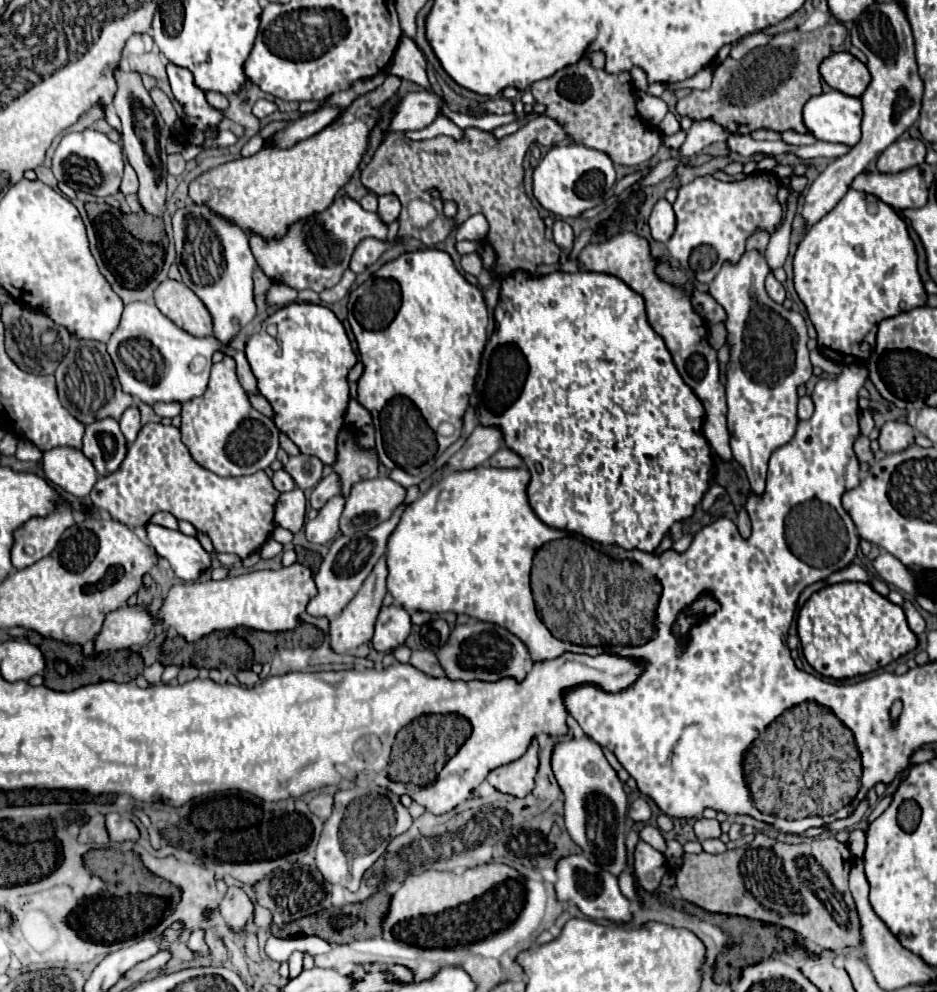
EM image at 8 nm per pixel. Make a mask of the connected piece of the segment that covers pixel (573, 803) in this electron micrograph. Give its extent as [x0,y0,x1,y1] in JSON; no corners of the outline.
[552,738,628,878]

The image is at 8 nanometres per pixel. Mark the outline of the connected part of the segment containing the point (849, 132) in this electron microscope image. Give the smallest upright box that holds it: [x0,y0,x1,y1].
[802,90,860,146]

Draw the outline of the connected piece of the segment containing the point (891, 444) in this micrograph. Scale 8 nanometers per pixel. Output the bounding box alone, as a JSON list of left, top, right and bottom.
[878,422,914,454]

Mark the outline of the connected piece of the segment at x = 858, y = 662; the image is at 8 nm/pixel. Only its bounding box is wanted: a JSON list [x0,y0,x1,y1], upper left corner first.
[798,582,918,680]

